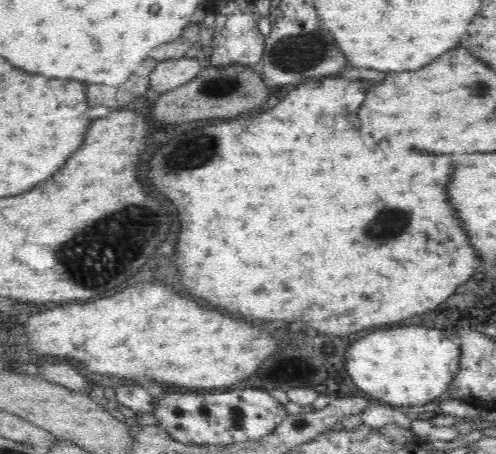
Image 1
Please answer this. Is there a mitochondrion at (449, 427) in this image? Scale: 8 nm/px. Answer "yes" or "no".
no

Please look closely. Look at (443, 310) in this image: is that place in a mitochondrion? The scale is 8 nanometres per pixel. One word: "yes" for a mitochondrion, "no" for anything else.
no

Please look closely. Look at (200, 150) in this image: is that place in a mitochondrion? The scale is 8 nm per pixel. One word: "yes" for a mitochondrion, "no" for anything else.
yes

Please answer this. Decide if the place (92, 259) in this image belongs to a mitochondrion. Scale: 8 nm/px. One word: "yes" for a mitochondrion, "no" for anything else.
yes

